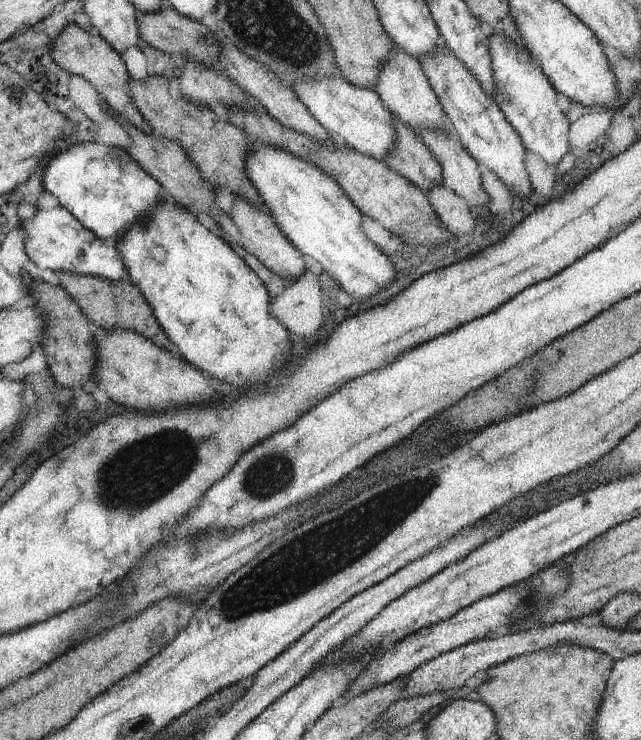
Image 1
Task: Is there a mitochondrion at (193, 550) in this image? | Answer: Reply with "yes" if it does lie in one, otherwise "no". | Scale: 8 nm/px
yes

